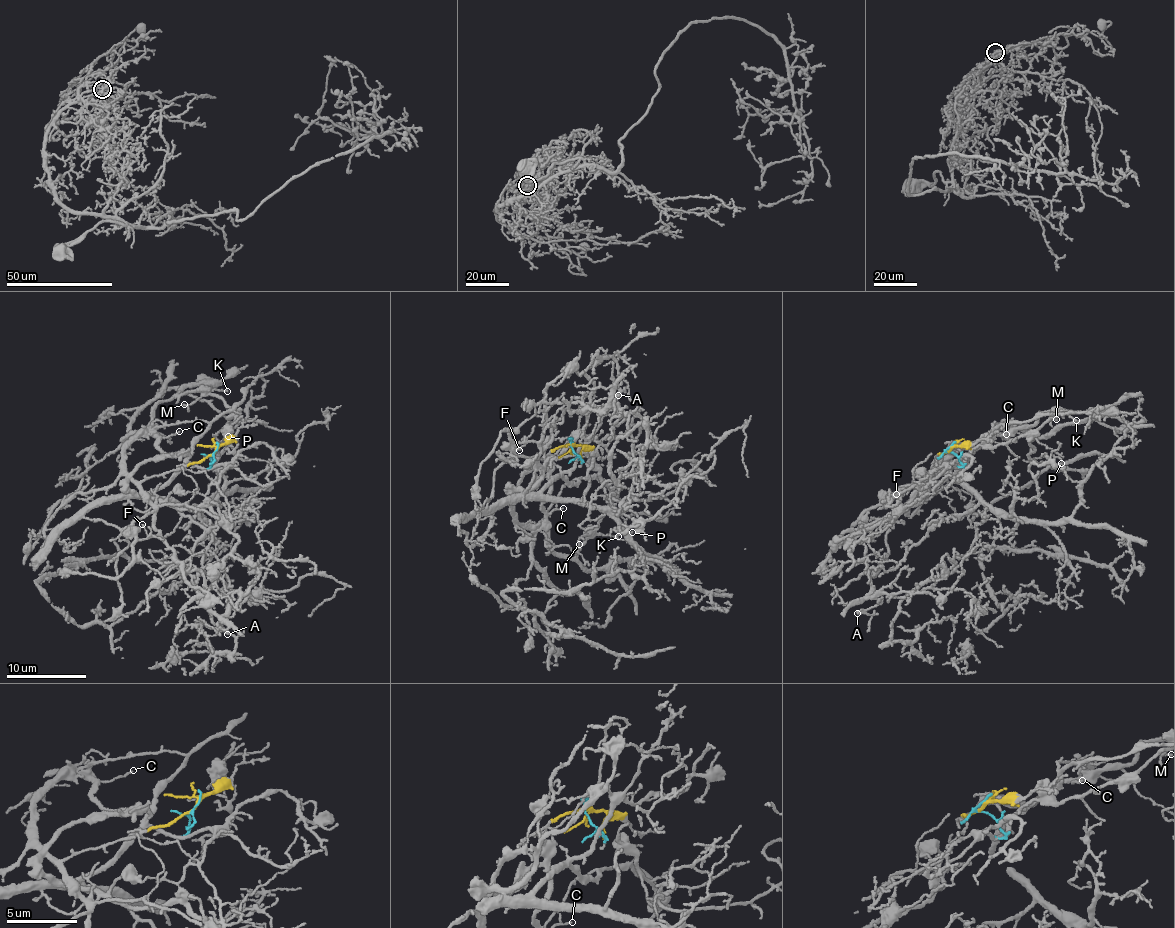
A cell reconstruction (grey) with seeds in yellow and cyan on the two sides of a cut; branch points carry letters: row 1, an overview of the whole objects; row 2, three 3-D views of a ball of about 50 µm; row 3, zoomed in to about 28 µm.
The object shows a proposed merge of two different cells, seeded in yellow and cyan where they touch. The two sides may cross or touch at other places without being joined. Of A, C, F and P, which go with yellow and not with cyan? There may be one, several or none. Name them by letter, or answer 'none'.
C, F

